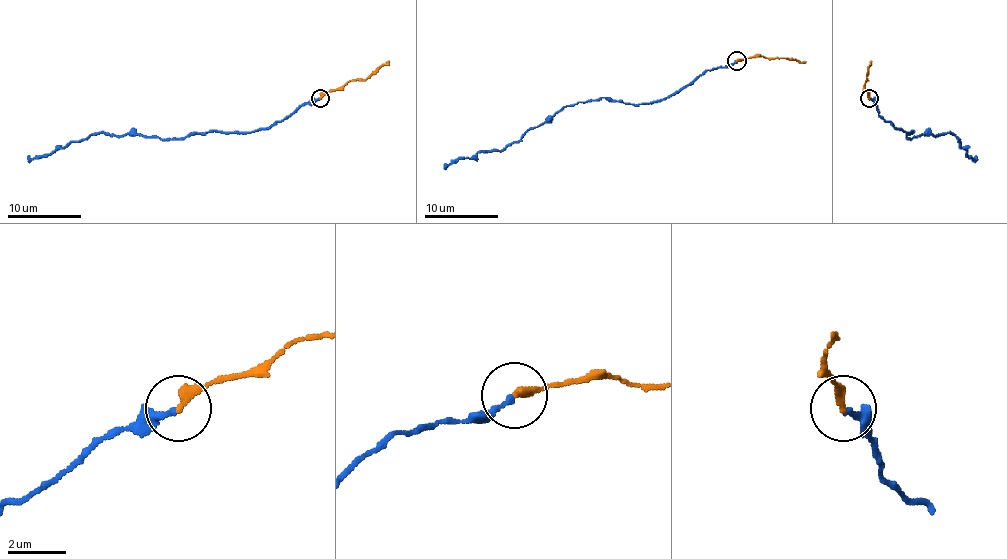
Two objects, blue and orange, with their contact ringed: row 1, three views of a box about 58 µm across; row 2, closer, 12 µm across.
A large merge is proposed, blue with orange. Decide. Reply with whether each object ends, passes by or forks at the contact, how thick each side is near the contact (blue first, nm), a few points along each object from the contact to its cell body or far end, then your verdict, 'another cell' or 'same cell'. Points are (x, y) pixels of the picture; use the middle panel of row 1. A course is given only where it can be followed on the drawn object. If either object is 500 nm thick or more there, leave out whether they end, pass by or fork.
blue ends there; orange ends there; 180 nm thick on the blue side, 320 nm on the other; blue runs (737, 61), (702, 72), (669, 96), (636, 105), (605, 98), (566, 105), (500, 151), (452, 160), (443, 167); orange runs (737, 61), (759, 56), (805, 61); same cell

